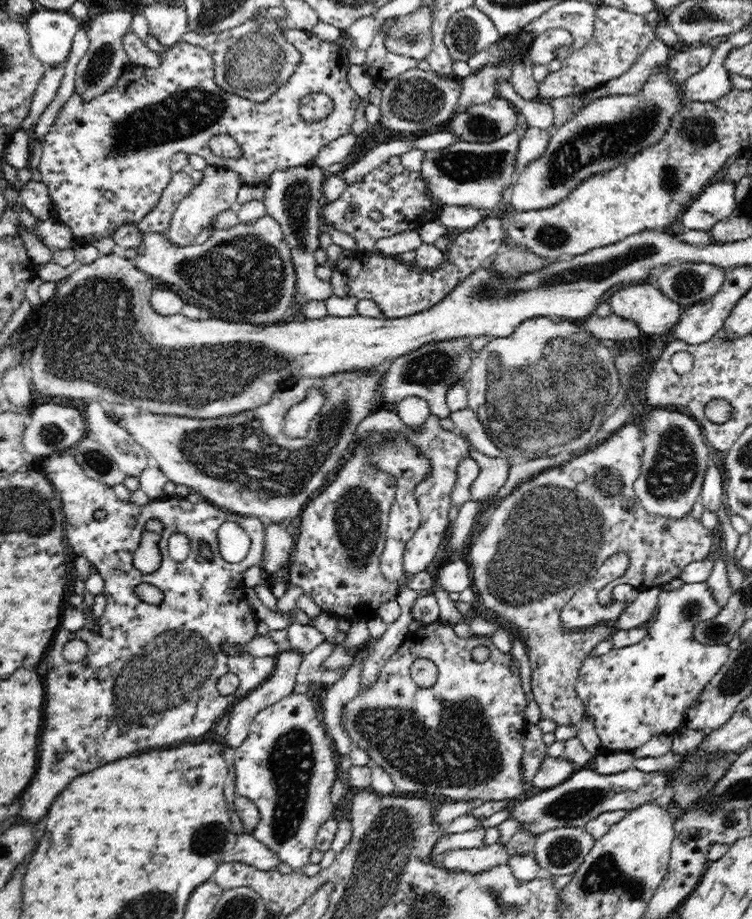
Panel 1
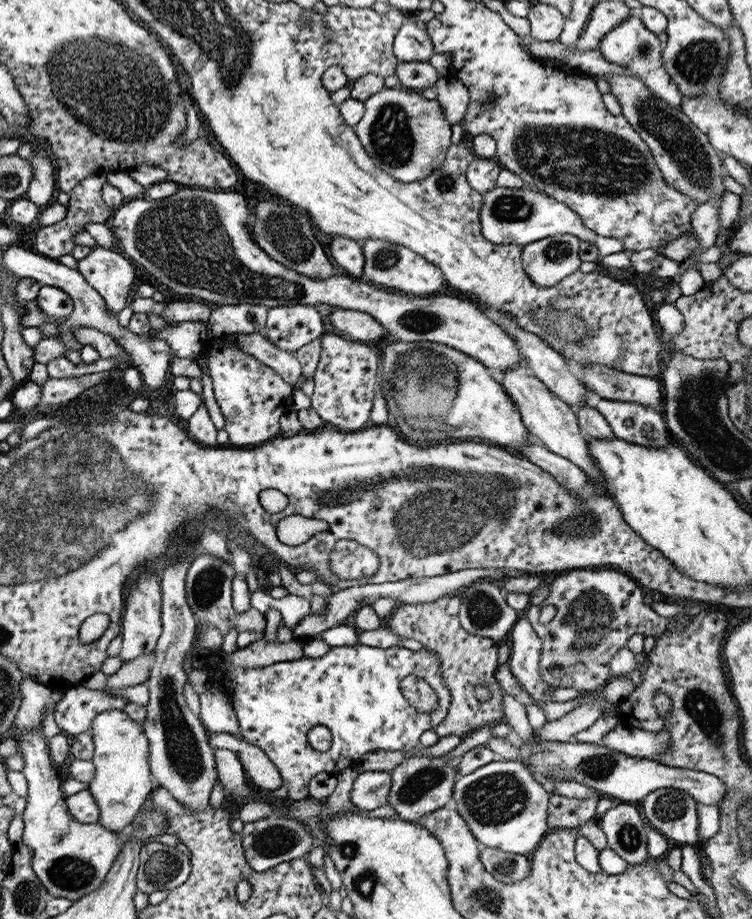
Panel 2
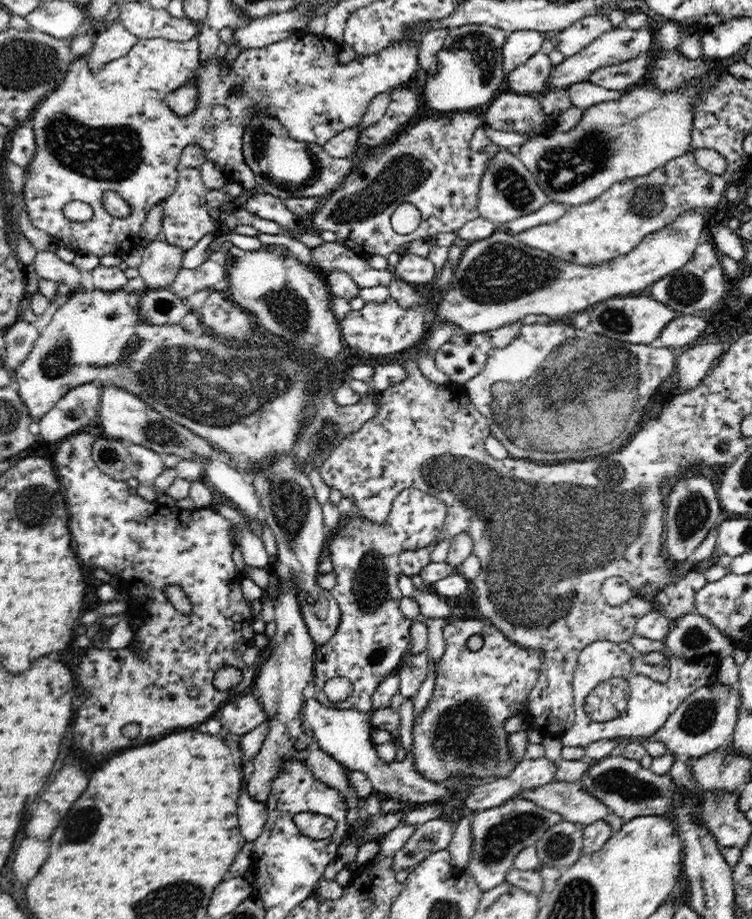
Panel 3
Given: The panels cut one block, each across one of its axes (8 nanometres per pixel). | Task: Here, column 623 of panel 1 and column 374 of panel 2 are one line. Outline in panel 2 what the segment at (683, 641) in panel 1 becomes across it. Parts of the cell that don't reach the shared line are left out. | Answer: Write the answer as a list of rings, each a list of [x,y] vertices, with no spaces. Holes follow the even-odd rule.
[[[357,643],[345,647],[330,647],[327,652],[325,652],[323,656],[319,656],[319,658],[307,658],[307,656],[301,656],[298,659],[279,661],[275,664],[269,664],[261,667],[255,666],[255,668],[239,668],[239,666],[237,666],[237,668],[229,668],[229,664],[222,664],[221,666],[221,662],[219,660],[215,660],[215,664],[207,664],[207,666],[201,666],[201,668],[195,669],[199,669],[210,675],[211,680],[215,680],[217,676],[220,678],[223,676],[223,679],[230,678],[230,682],[233,684],[233,690],[231,691],[231,696],[229,696],[229,701],[234,710],[237,724],[239,724],[239,730],[241,730],[241,734],[243,734],[243,739],[245,739],[249,744],[255,745],[258,749],[260,749],[265,756],[267,756],[269,762],[272,762],[276,766],[277,772],[279,772],[279,776],[281,776],[281,786],[287,790],[287,799],[291,801],[298,801],[307,797],[307,782],[309,782],[315,774],[319,774],[319,772],[338,774],[343,769],[353,766],[357,762],[359,756],[365,754],[365,752],[373,752],[379,749],[408,752],[411,748],[414,748],[414,746],[418,743],[419,737],[425,731],[434,729],[435,726],[437,726],[437,724],[445,718],[447,710],[450,706],[450,693],[447,686],[444,684],[443,679],[441,679],[441,671],[439,671],[439,657],[437,657],[431,649],[427,649],[423,646],[421,646],[418,651],[414,651],[397,646],[386,649],[373,648]],[[409,674],[413,674],[413,676],[425,680],[425,682],[428,682],[429,686],[431,686],[431,689],[434,691],[434,694],[438,699],[437,708],[435,708],[433,712],[429,712],[429,714],[417,712],[415,708],[408,706],[408,703],[402,698],[399,691],[399,684],[401,679],[405,678],[405,676],[409,676]],[[317,725],[325,726],[325,728],[329,730],[329,734],[331,734],[331,745],[328,750],[317,751],[313,749],[309,743],[307,743],[307,732],[309,732],[313,726]]]

